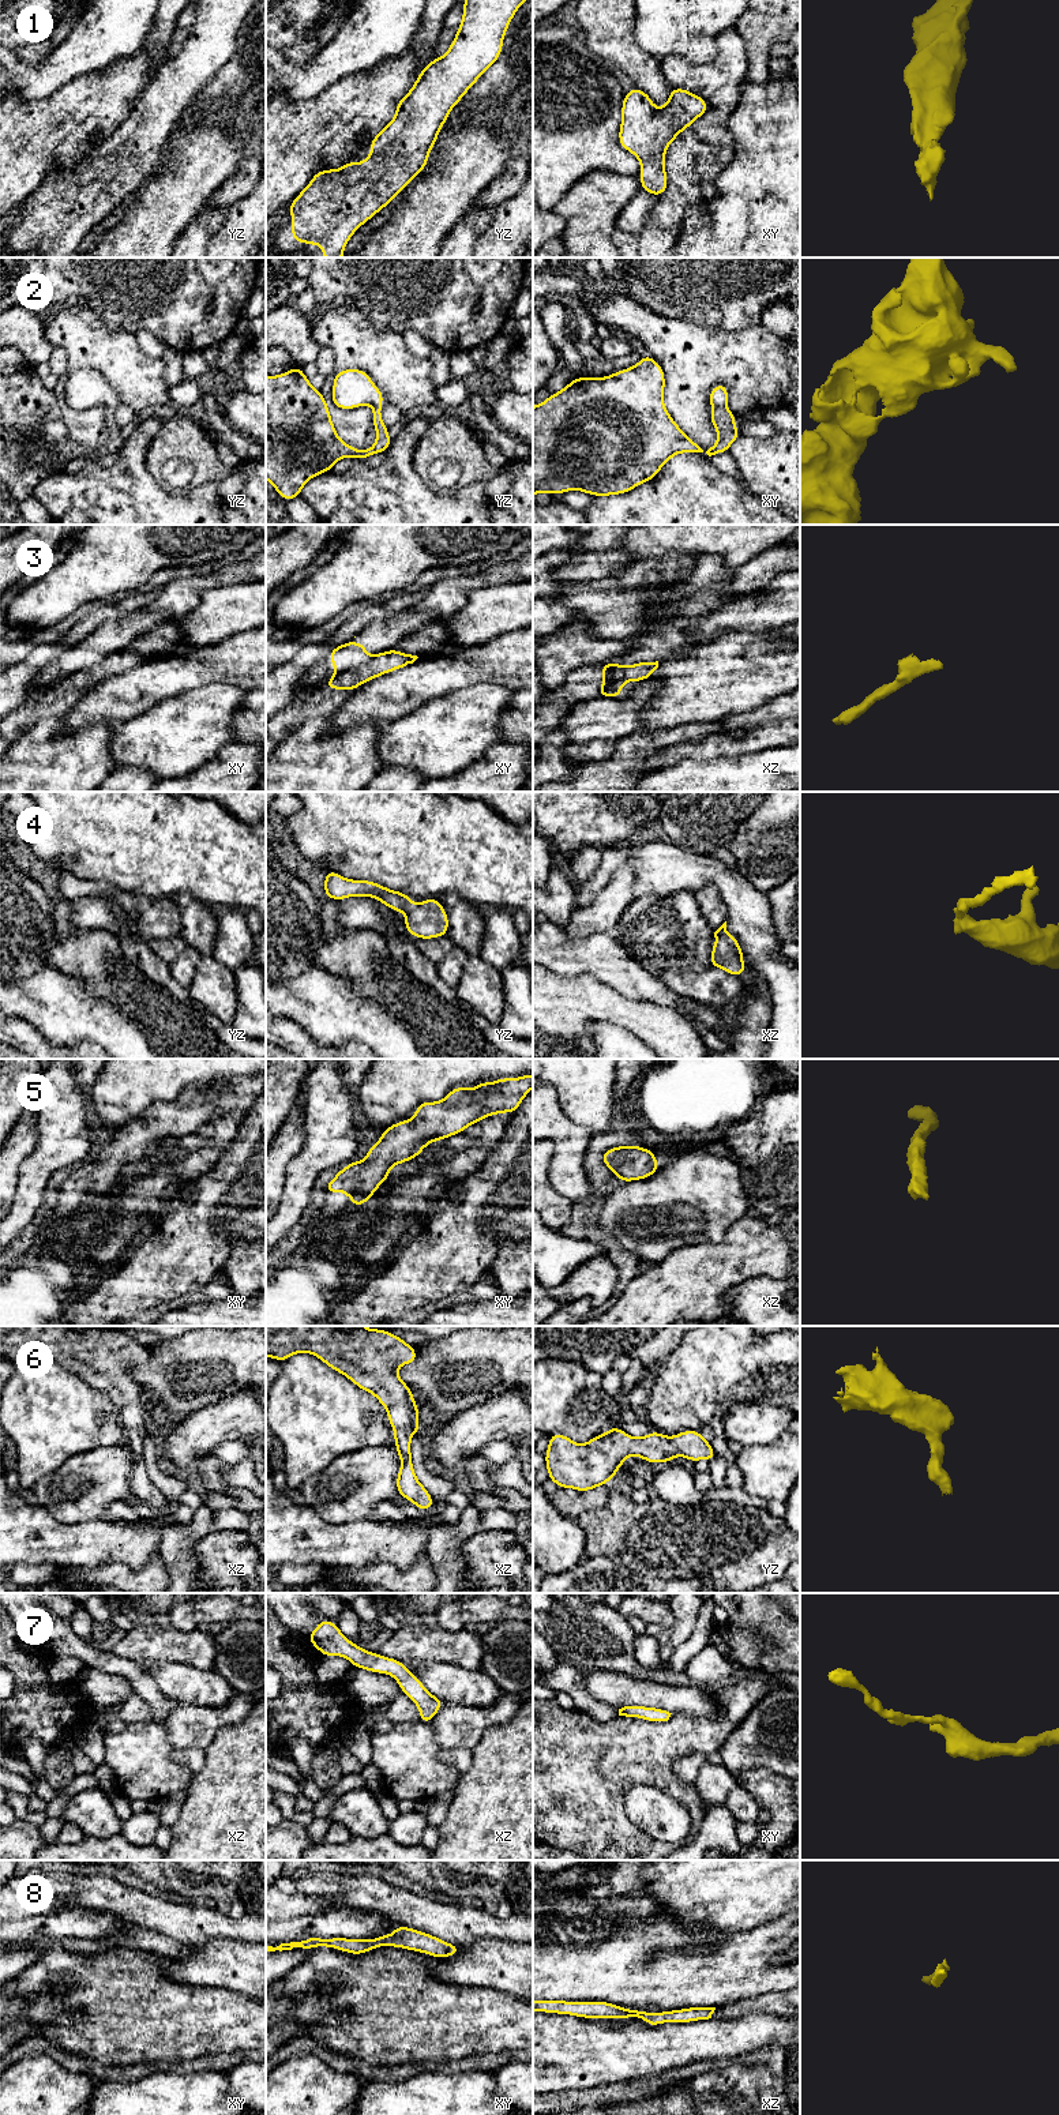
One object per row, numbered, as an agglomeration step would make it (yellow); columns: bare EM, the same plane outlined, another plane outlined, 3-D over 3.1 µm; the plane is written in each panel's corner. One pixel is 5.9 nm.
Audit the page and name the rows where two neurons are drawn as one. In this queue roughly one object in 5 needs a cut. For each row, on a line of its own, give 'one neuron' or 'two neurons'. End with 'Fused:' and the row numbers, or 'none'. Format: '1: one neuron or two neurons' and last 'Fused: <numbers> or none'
1: one neuron
2: one neuron
3: two neurons
4: one neuron
5: one neuron
6: one neuron
7: one neuron
8: one neuron
Fused: 3

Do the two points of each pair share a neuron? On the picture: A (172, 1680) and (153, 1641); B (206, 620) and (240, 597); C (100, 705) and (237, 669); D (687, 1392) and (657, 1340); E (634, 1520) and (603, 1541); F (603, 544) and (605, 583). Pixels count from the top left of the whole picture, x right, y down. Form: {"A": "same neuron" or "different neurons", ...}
{"A": "different neurons", "B": "same neuron", "C": "same neuron", "D": "different neurons", "E": "same neuron", "F": "different neurons"}

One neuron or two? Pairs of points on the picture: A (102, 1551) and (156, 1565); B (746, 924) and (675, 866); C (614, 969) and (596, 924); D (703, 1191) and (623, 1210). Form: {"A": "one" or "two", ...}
{"A": "two", "B": "one", "C": "two", "D": "one"}

